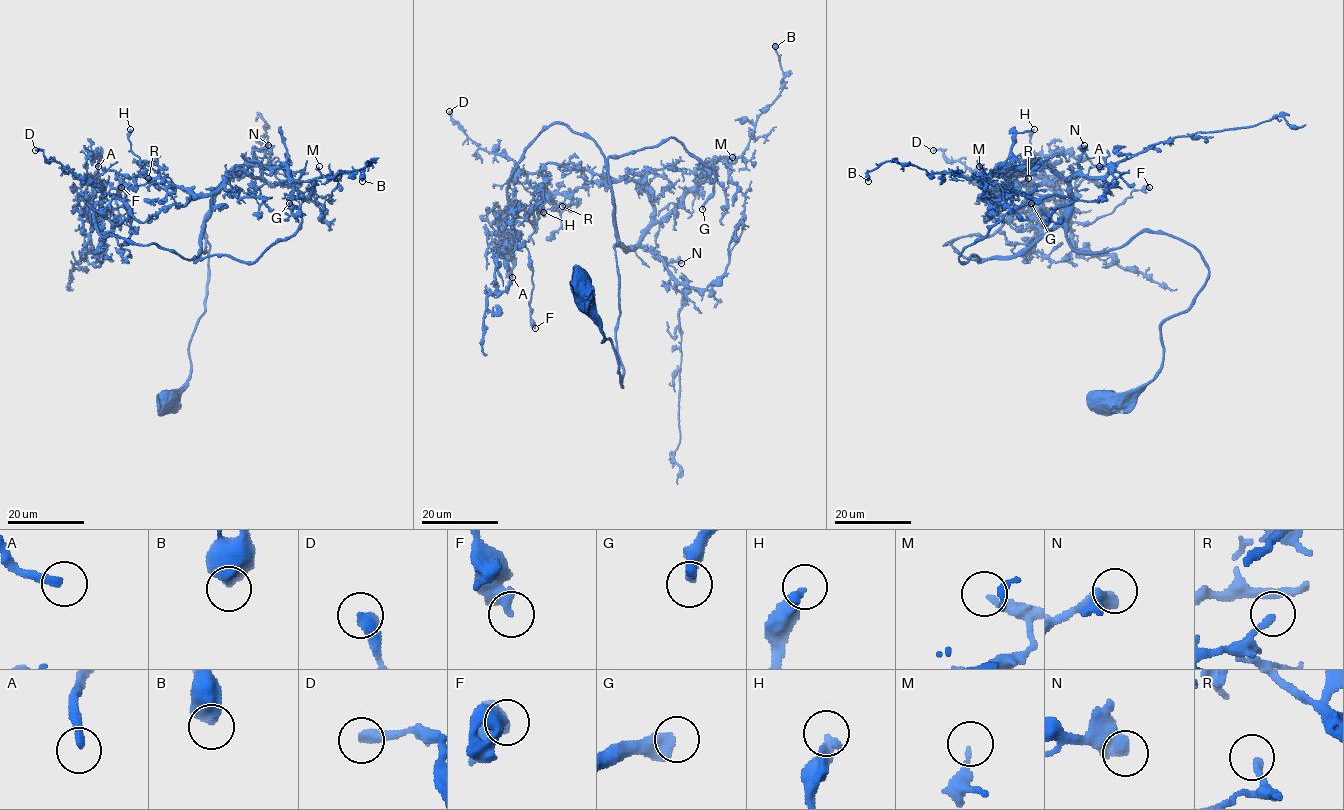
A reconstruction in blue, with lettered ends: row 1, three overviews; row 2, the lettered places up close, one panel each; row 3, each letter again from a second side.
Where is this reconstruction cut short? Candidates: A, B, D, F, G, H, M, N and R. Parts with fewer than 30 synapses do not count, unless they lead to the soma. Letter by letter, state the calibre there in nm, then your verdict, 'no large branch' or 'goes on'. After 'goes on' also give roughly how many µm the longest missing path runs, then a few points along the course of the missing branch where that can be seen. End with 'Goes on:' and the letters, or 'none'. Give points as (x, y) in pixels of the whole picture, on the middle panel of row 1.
A: 260 nm | no large branch
B: 600 nm | no large branch
D: 440 nm | no large branch
F: 480 nm | no large branch
G: 500 nm | goes on | 100 µm
H: 360 nm | no large branch
M: 190 nm | no large branch
N: 600 nm | no large branch
R: 240 nm | no large branch
Goes on: G

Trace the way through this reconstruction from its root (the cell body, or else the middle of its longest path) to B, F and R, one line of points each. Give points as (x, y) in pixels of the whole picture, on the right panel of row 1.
B: (1108, 399), (1161, 366), (1195, 249), (1077, 252), (1045, 165), (868, 181)
F: (1108, 399), (1161, 366), (1195, 249), (1077, 252), (1061, 226), (1006, 256), (944, 245), (1149, 187)
R: (1108, 399), (1153, 378), (1161, 325), (1208, 265), (1147, 231), (1077, 252), (1052, 169), (1000, 193), (1028, 178)

